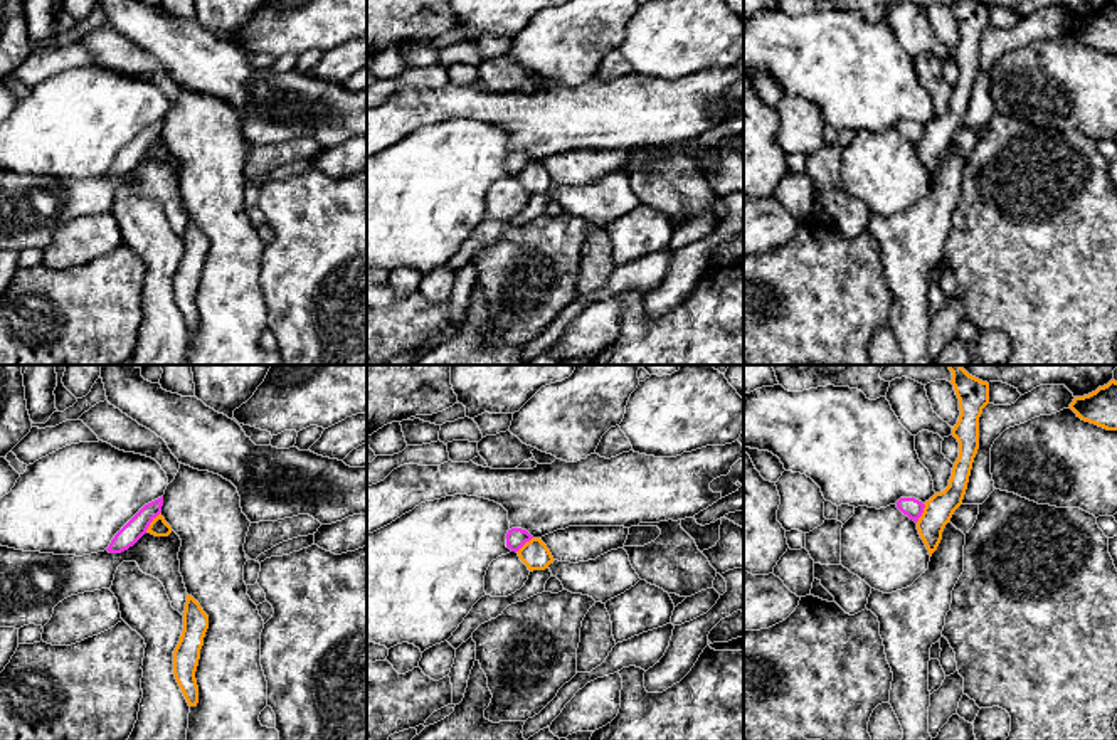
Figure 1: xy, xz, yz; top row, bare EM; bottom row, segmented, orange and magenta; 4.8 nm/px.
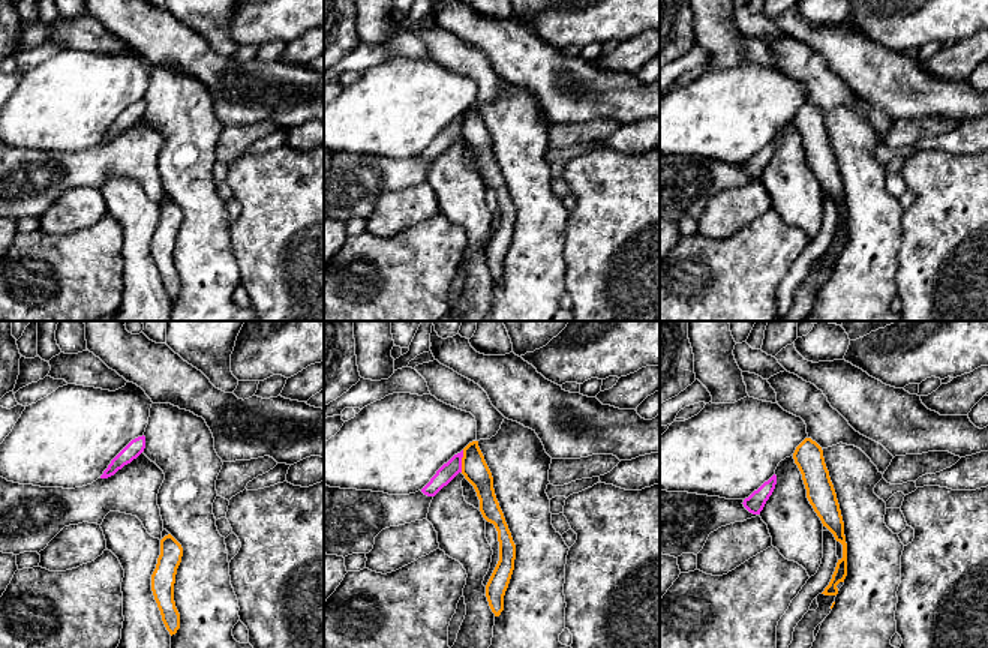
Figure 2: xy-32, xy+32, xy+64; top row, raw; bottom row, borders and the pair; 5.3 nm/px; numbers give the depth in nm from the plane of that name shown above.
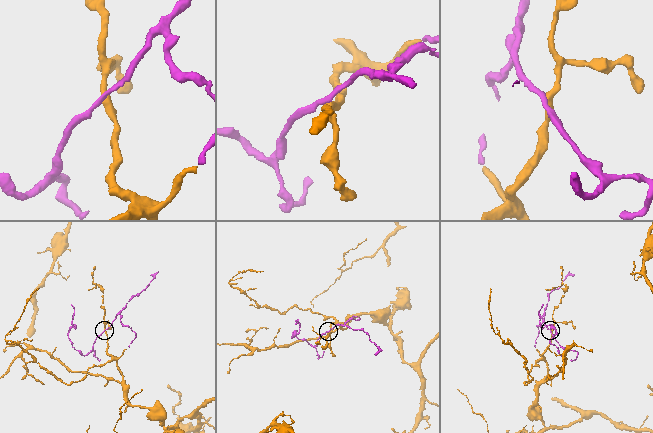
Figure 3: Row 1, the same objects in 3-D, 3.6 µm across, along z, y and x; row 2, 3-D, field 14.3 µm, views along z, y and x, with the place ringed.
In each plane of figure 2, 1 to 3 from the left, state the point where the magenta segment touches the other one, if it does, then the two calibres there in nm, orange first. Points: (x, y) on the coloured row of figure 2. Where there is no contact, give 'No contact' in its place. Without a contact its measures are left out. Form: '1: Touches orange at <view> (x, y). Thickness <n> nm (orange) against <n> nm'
1: No contact
2: Touches orange at xy+32 (462, 461). Thickness 140 nm (orange) against 90 nm
3: No contact

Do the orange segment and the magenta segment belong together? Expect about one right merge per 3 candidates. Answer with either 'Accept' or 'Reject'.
Reject

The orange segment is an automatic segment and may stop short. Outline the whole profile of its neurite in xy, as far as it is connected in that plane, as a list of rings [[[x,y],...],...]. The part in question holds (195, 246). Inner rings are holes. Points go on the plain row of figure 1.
[[[187,217],[183,254],[173,274],[173,298],[188,330],[197,330],[199,326],[195,294],[207,252],[209,239],[200,227]]]

